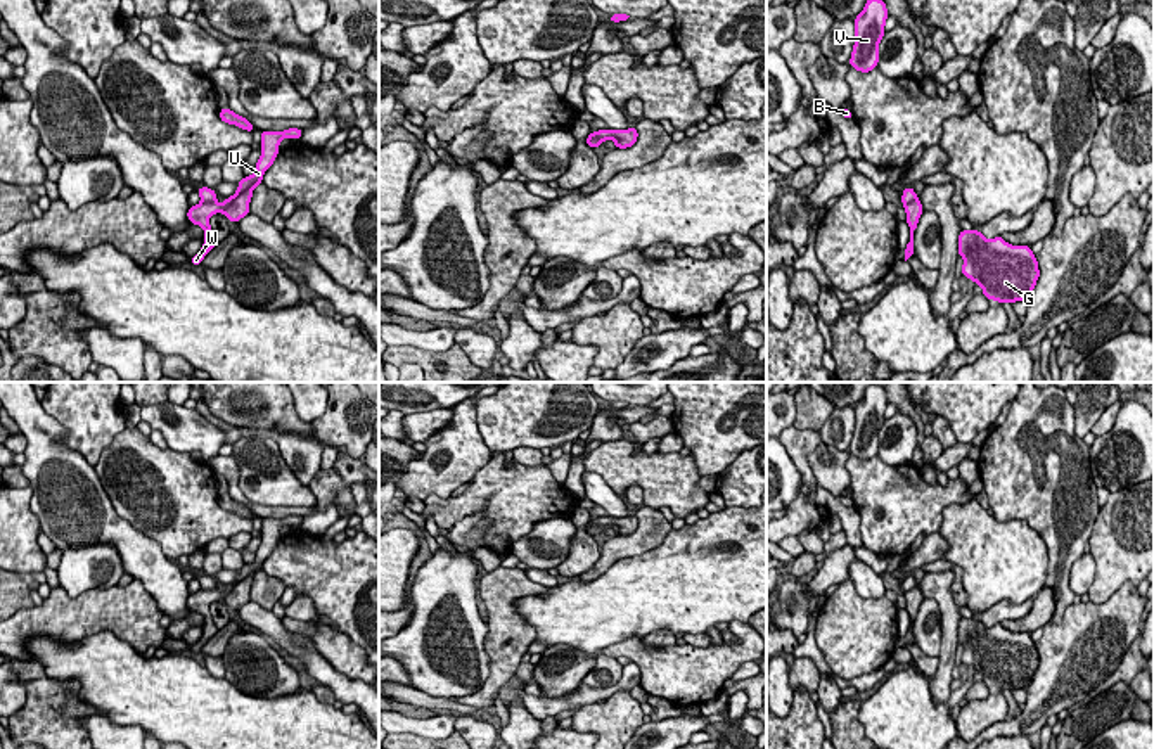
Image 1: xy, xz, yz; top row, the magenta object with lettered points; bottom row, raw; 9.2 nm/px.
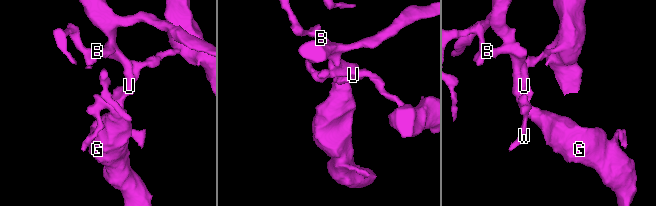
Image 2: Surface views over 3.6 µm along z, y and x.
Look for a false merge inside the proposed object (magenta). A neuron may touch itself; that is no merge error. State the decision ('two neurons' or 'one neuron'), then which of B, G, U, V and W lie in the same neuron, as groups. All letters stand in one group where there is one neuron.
two neurons | B U W / G V

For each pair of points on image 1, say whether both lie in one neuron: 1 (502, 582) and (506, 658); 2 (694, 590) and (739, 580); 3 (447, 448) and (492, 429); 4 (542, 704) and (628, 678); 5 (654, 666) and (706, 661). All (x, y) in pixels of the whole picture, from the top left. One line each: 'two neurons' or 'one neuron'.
1: one neuron
2: one neuron
3: two neurons
4: one neuron
5: one neuron

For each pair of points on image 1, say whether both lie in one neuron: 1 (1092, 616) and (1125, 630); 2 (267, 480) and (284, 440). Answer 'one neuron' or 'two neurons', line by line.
1: one neuron
2: two neurons

